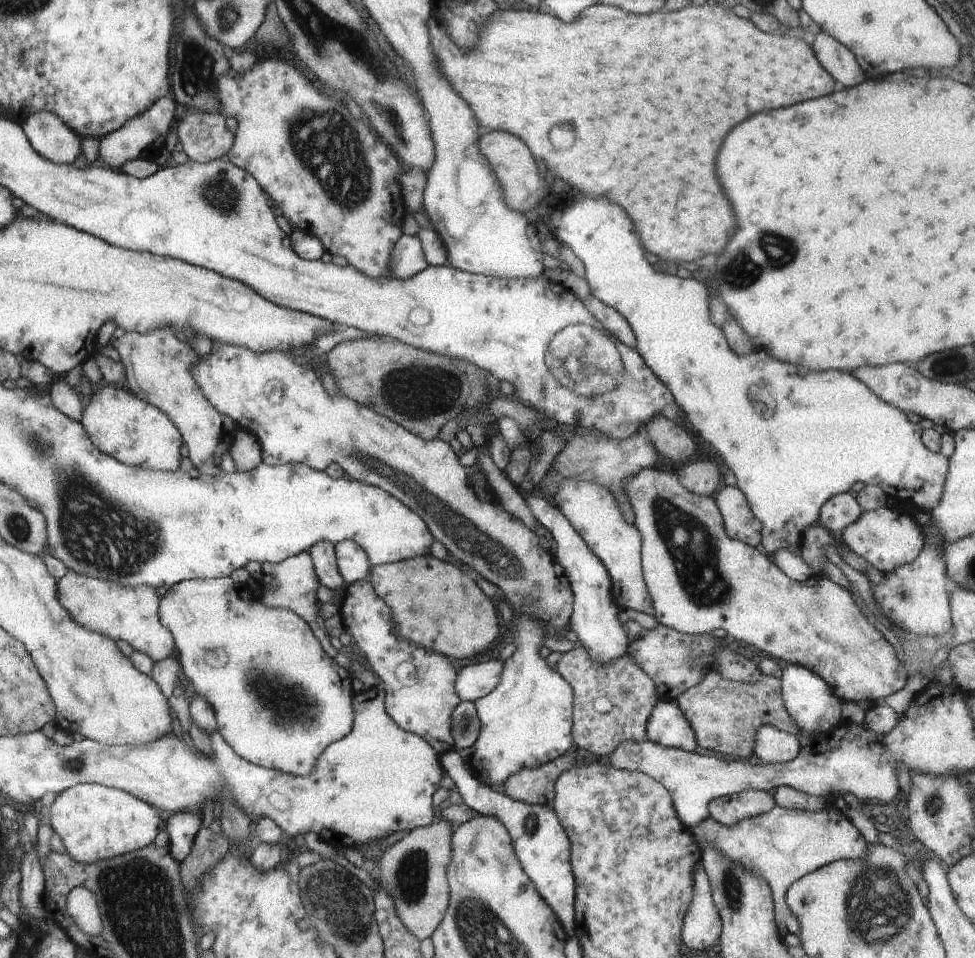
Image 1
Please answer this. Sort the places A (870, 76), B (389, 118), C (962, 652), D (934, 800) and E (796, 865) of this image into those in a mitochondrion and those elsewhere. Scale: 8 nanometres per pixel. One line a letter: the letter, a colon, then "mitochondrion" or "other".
A: other
B: mitochondrion
C: other
D: mitochondrion
E: other

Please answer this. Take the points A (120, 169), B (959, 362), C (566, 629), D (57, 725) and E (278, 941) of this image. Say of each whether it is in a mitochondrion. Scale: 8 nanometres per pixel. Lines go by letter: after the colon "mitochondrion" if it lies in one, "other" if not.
A: other
B: mitochondrion
C: other
D: other
E: other

